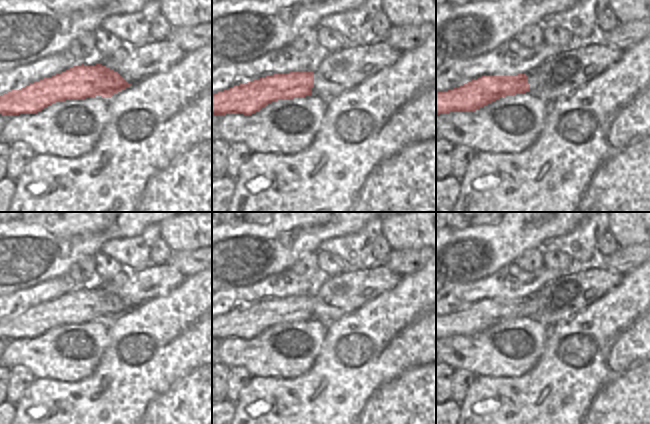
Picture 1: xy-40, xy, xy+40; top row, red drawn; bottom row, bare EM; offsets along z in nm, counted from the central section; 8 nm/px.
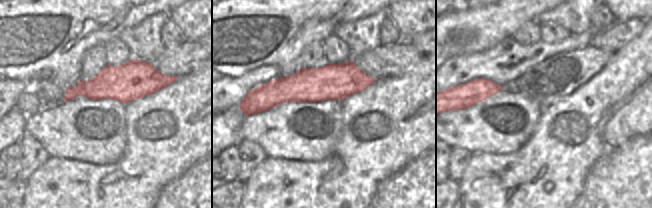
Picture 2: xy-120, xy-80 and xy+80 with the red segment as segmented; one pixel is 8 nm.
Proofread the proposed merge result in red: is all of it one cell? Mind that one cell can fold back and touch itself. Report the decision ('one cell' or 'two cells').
one cell

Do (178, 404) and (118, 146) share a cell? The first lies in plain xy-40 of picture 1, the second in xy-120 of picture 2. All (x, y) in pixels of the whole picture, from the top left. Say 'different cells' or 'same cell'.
different cells

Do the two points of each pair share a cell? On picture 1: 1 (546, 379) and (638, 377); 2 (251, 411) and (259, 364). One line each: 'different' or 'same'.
1: same
2: different

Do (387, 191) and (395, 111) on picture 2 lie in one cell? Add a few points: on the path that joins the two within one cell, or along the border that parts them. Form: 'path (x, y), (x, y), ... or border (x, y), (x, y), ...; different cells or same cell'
path (390, 171), (395, 166), (395, 131); same cell

